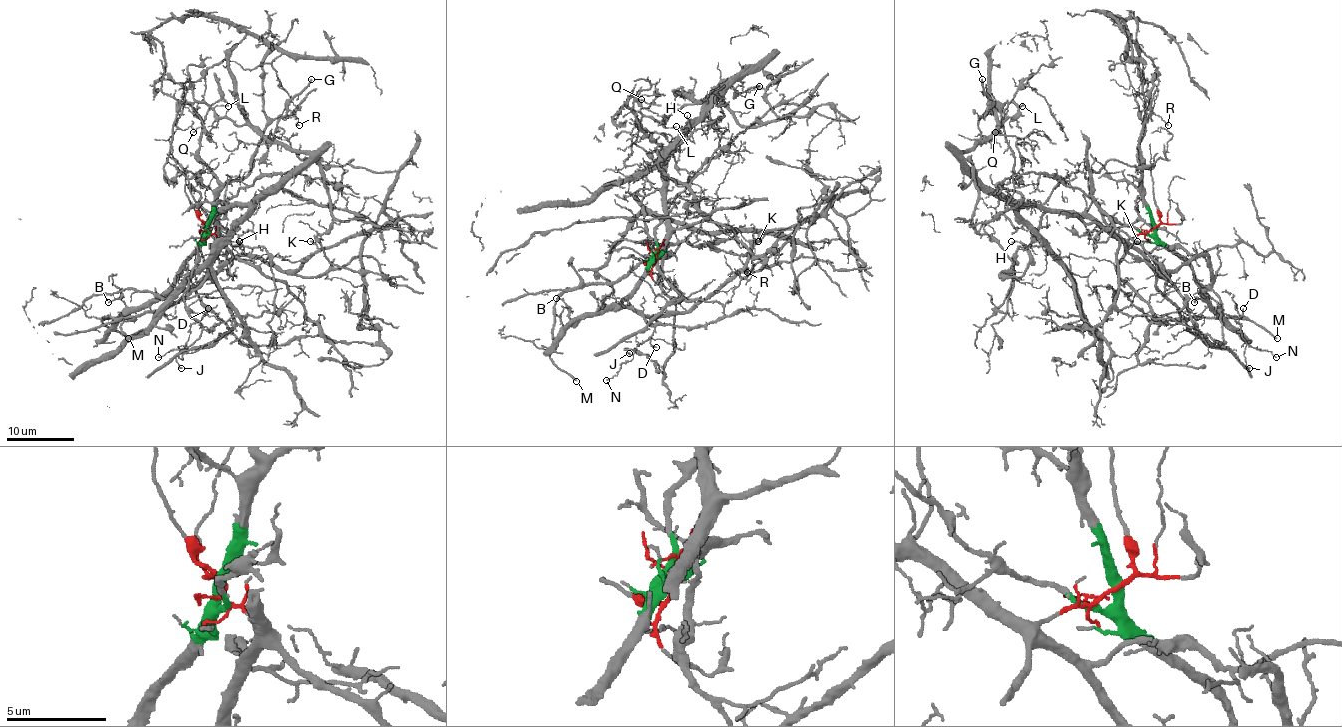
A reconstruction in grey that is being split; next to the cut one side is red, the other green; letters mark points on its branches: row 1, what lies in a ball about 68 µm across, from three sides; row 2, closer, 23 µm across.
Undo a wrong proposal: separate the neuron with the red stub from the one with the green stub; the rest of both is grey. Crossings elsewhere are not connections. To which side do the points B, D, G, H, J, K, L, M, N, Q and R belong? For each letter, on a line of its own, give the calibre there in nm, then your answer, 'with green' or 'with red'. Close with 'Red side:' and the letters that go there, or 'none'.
B: 140 nm thick; with green
D: 130 nm thick; with green
G: 220 nm thick; with red
H: 90 nm thick; with red
J: 130 nm thick; with green
K: 150 nm thick; with green
L: 120 nm thick; with red
M: 200 nm thick; with red
N: 100 nm thick; with green
Q: 130 nm thick; with red
R: 150 nm thick; with green
Red side: G, H, L, M, Q

